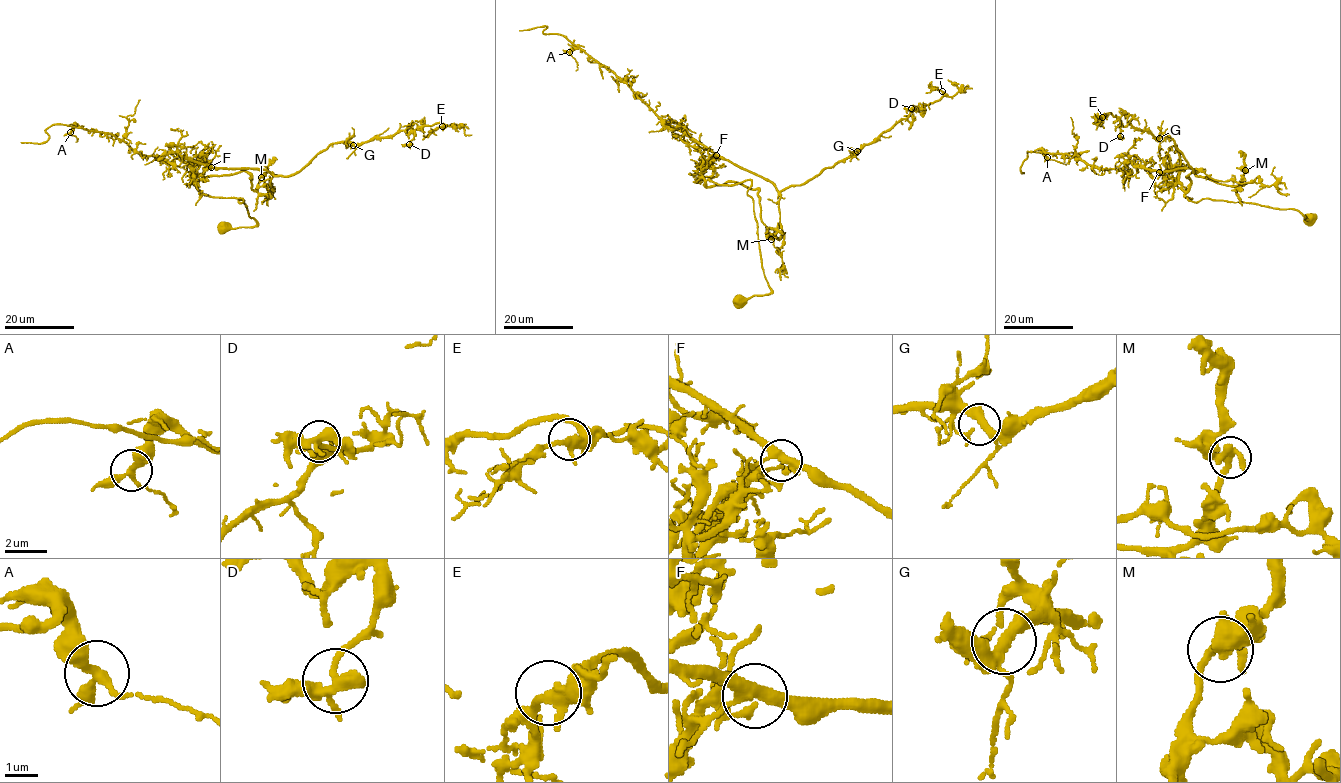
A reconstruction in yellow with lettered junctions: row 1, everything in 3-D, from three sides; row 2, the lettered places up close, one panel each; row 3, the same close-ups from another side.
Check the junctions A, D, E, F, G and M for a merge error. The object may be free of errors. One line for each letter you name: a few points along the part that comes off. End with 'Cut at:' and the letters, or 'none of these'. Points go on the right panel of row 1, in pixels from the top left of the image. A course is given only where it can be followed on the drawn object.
F: foreign part runs (1159, 172), (1167, 181), (1179, 183), (1190, 200), (1292, 208), (1306, 219), (1312, 216)
Cut at: F

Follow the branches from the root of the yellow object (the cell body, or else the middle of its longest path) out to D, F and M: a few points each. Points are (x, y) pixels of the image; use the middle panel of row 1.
D: (739, 301), (771, 291), (752, 181), (705, 180), (703, 165), (719, 155), (784, 190), (853, 156), (911, 108)
F: (739, 301), (771, 289), (747, 194), (752, 181), (719, 184), (701, 178), (703, 165), (716, 155)
M: (739, 301), (771, 291), (747, 194), (752, 181), (706, 182), (756, 188), (761, 222), (771, 239)

